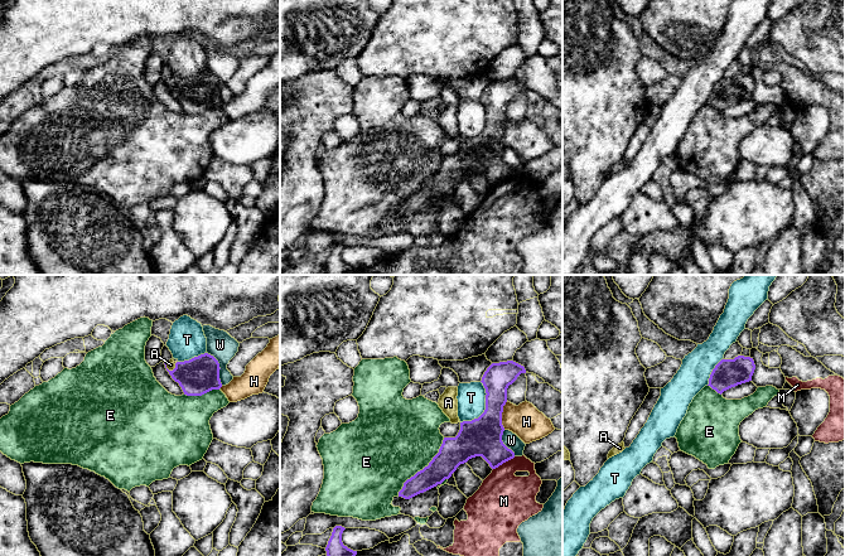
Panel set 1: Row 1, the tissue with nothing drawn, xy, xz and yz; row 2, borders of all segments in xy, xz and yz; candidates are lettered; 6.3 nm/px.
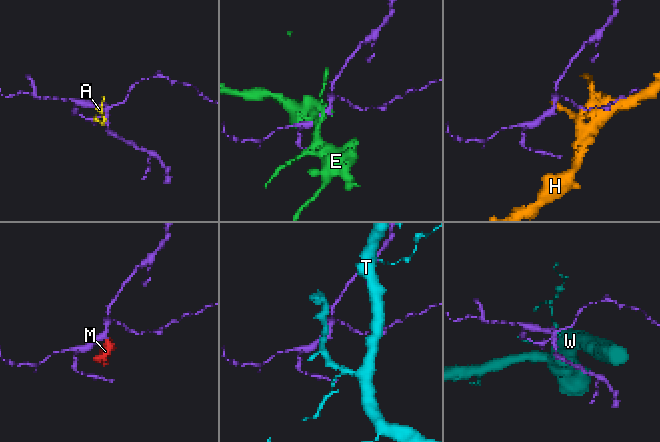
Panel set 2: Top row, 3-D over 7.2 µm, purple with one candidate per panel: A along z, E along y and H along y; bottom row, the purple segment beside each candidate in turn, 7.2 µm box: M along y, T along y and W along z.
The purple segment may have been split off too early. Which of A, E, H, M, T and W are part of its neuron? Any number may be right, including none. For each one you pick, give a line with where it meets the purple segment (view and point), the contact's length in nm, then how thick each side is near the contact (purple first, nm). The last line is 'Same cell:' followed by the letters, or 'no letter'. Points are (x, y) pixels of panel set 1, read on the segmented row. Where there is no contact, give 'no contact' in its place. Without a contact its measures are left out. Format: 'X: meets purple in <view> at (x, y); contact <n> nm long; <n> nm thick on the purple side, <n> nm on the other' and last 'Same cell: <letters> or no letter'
Same cell: no letter

